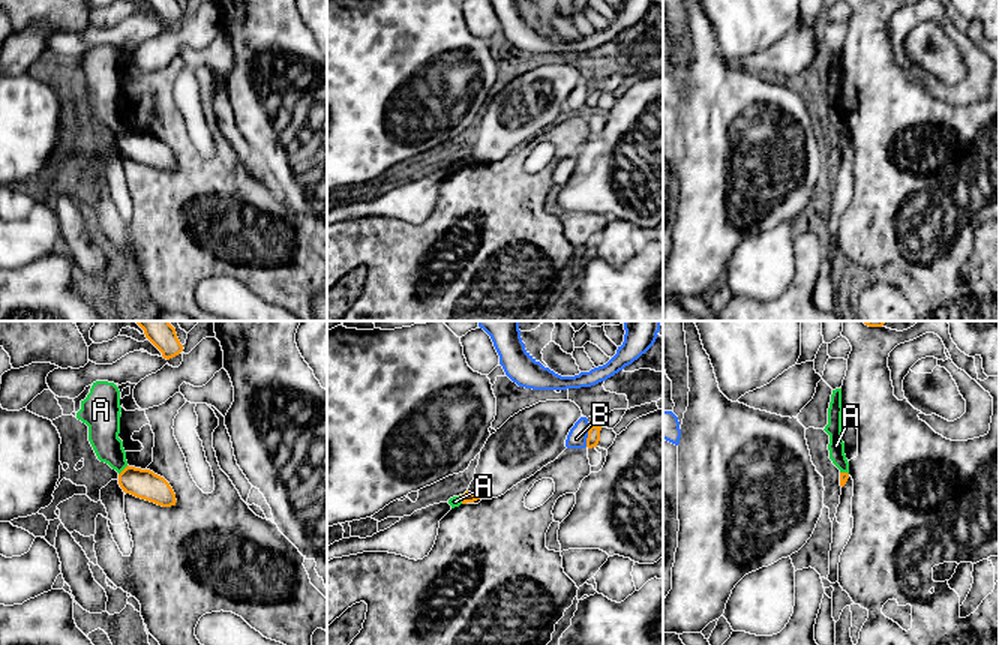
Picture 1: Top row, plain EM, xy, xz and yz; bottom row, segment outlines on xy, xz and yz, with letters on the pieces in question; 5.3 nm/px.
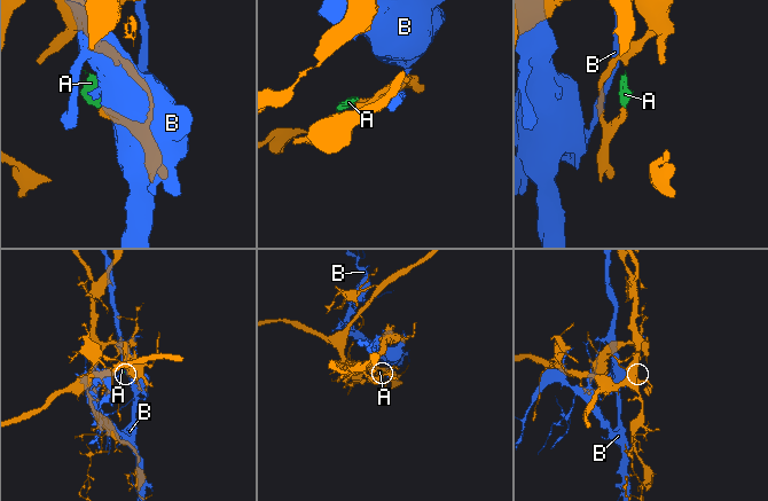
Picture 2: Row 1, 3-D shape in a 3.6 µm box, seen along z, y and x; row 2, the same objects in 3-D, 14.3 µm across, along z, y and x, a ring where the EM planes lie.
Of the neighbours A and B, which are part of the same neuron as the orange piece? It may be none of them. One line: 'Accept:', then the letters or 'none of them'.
Accept: none of them

